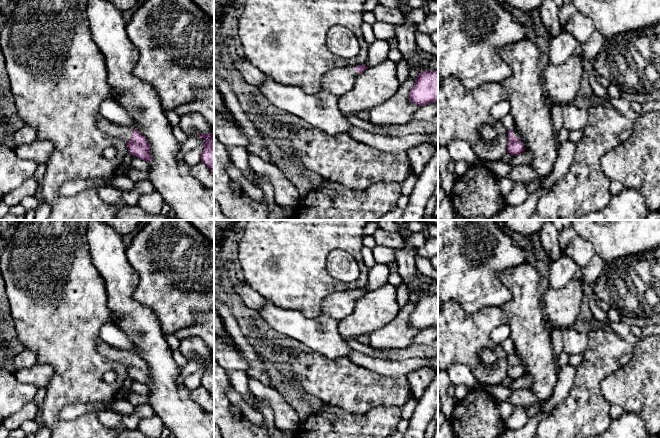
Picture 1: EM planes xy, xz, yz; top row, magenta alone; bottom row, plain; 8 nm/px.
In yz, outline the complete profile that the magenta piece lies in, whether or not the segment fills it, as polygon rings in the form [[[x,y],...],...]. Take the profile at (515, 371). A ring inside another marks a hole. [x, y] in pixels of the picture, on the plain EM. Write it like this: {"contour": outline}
{"contour": [[[514,352],[509,354],[507,377],[517,380],[524,375],[524,364],[521,362],[521,359]]]}

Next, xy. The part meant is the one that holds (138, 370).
{"contour": [[[100,340],[98,342],[99,352],[110,360],[124,364],[127,367],[129,377],[133,381],[150,386],[150,369],[147,363],[135,353],[127,350],[115,348]]]}

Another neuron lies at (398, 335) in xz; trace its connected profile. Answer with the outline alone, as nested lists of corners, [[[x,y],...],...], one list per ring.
[[[410,301],[400,308],[397,316],[384,327],[369,334],[369,345],[374,349],[401,351],[412,345],[420,330],[413,328],[409,317],[415,308]]]

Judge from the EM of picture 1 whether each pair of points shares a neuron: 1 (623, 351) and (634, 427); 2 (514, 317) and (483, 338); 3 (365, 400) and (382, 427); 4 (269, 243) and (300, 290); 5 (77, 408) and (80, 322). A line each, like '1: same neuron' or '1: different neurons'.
1: different neurons
2: different neurons
3: different neurons
4: same neuron
5: different neurons

